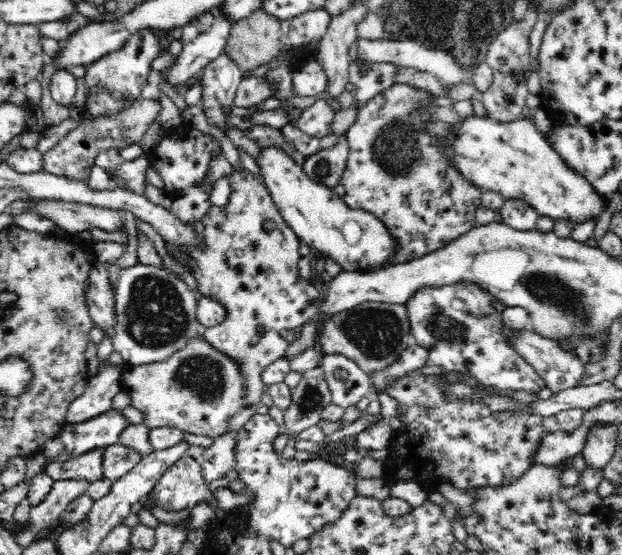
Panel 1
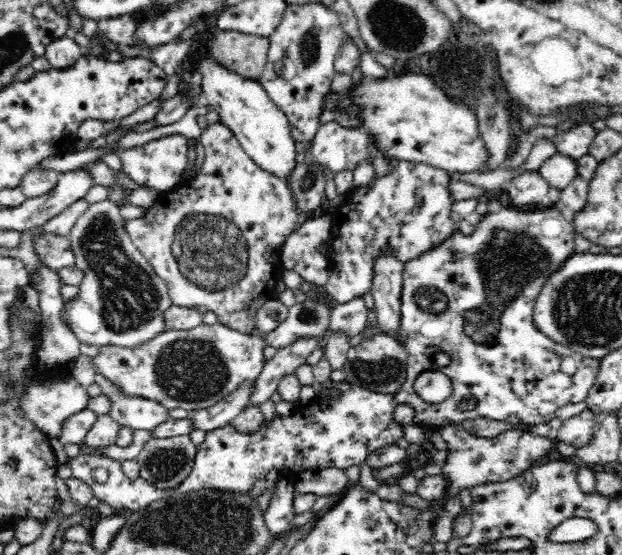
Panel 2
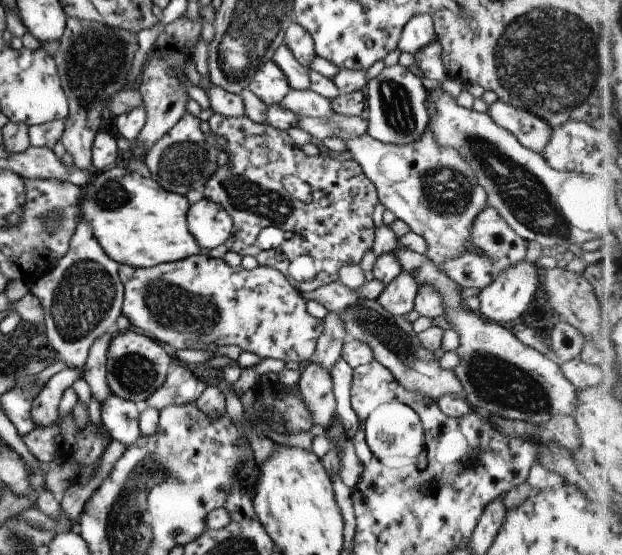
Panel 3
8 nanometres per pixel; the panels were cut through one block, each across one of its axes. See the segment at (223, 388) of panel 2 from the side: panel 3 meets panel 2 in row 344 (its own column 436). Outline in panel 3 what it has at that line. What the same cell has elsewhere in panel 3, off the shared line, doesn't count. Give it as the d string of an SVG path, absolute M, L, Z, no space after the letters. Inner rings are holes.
M426 127L417 139L408 144L385 143L368 134L351 137L346 144L353 160L361 166L368 180L376 187L380 204L424 238L427 246L425 255L437 267L472 248L471 228L479 213L488 206L487 192L464 157L453 148L440 147L430 127Z

